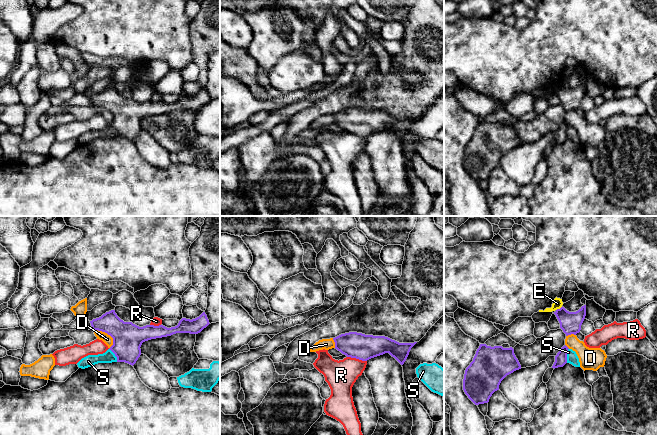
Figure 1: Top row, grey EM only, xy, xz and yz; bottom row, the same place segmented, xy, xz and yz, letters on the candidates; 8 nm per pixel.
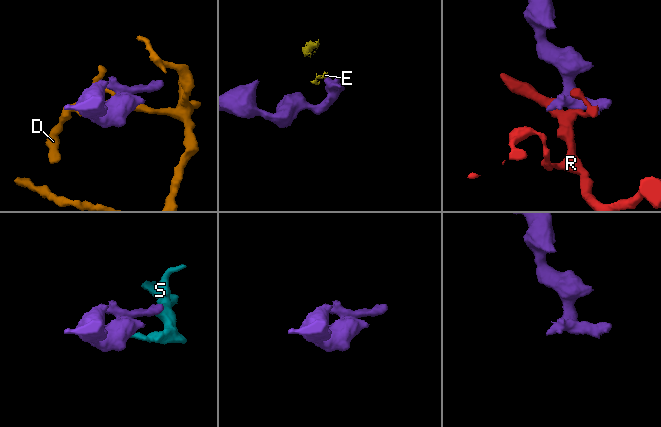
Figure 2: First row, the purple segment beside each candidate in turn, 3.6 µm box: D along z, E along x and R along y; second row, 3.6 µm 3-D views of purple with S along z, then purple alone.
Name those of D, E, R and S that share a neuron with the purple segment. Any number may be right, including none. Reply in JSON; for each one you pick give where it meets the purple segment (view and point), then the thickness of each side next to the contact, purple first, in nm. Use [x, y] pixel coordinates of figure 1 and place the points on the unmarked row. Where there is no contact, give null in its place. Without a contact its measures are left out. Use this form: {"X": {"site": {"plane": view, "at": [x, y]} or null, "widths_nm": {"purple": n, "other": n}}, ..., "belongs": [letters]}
{"S": {"site": {"plane": "yz", "at": [566, 131]}, "widths_nm": {"purple": 100, "other": 90}}, "belongs": ["S"]}

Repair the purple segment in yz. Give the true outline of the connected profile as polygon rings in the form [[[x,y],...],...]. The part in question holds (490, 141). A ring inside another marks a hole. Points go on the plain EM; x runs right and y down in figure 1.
[[[480,120],[473,137],[466,144],[463,155],[463,166],[468,174],[475,180],[488,179],[492,170],[499,166],[501,157],[509,150],[521,145],[521,141],[514,130],[514,125],[502,122],[487,122]]]

